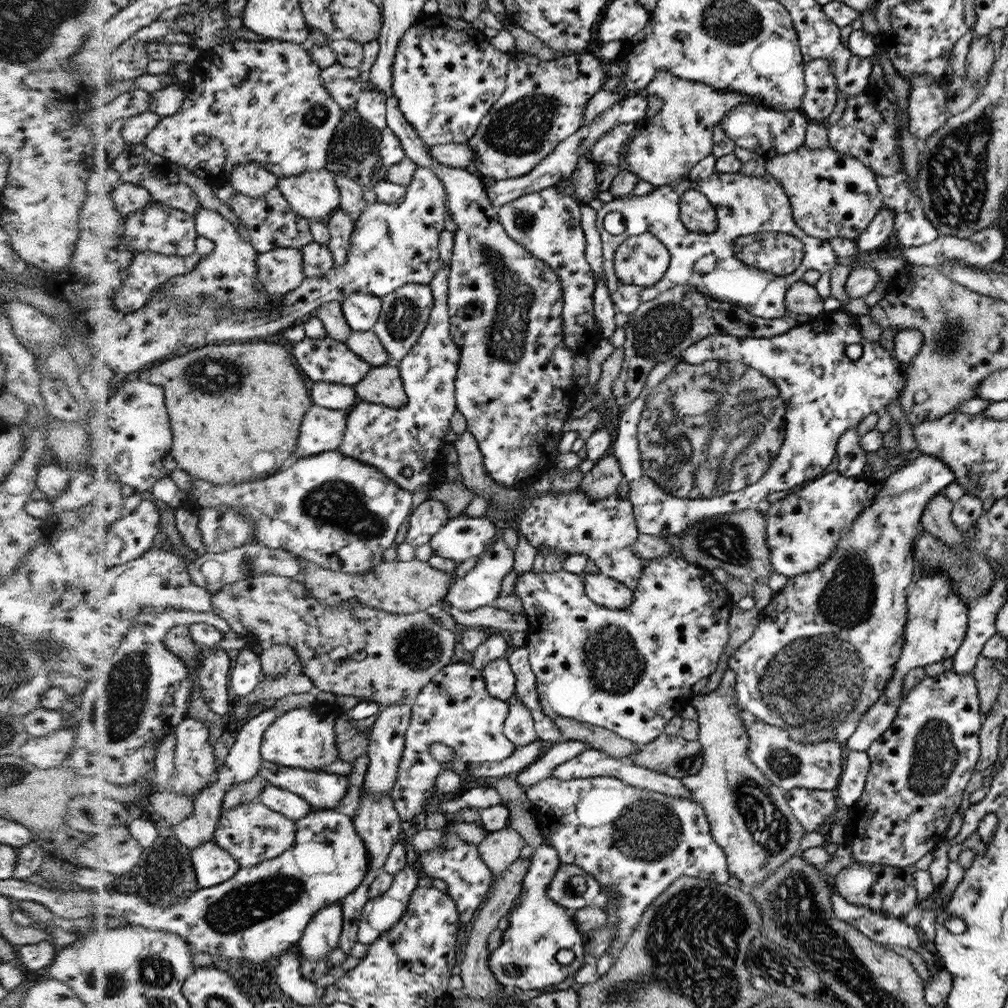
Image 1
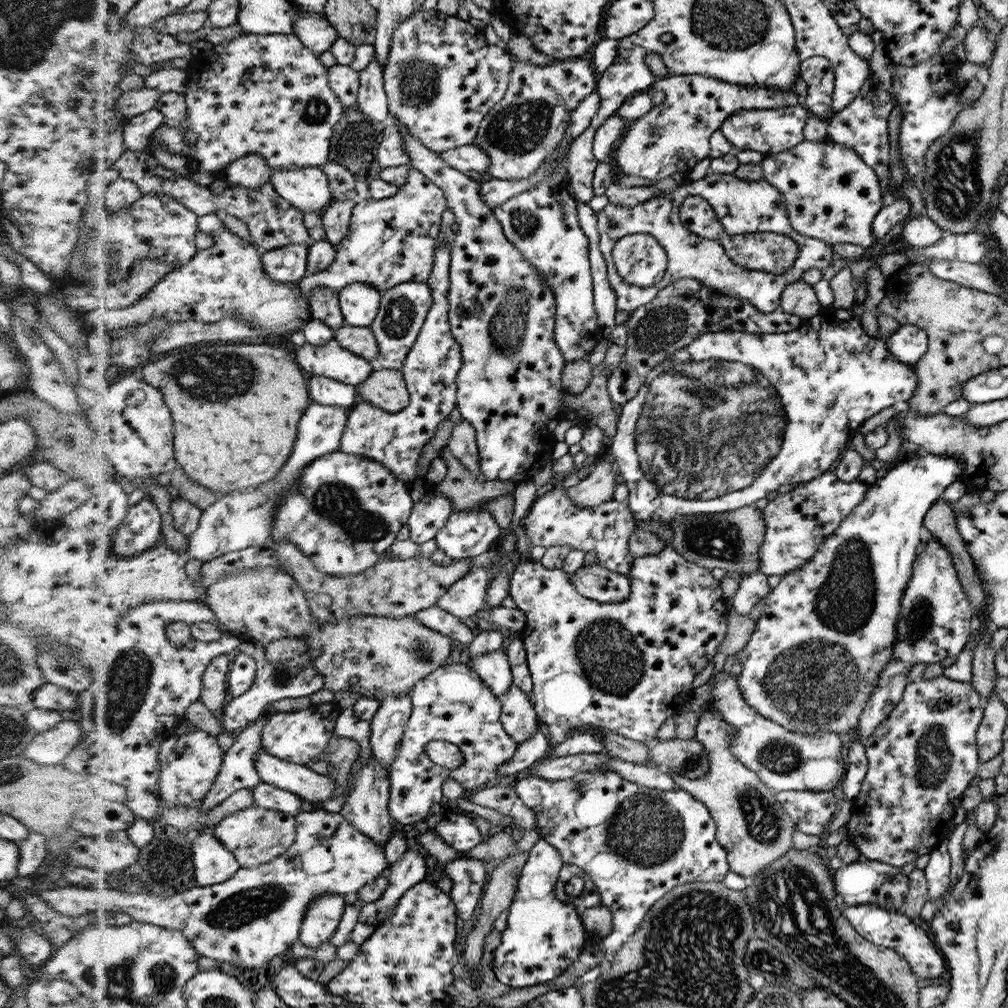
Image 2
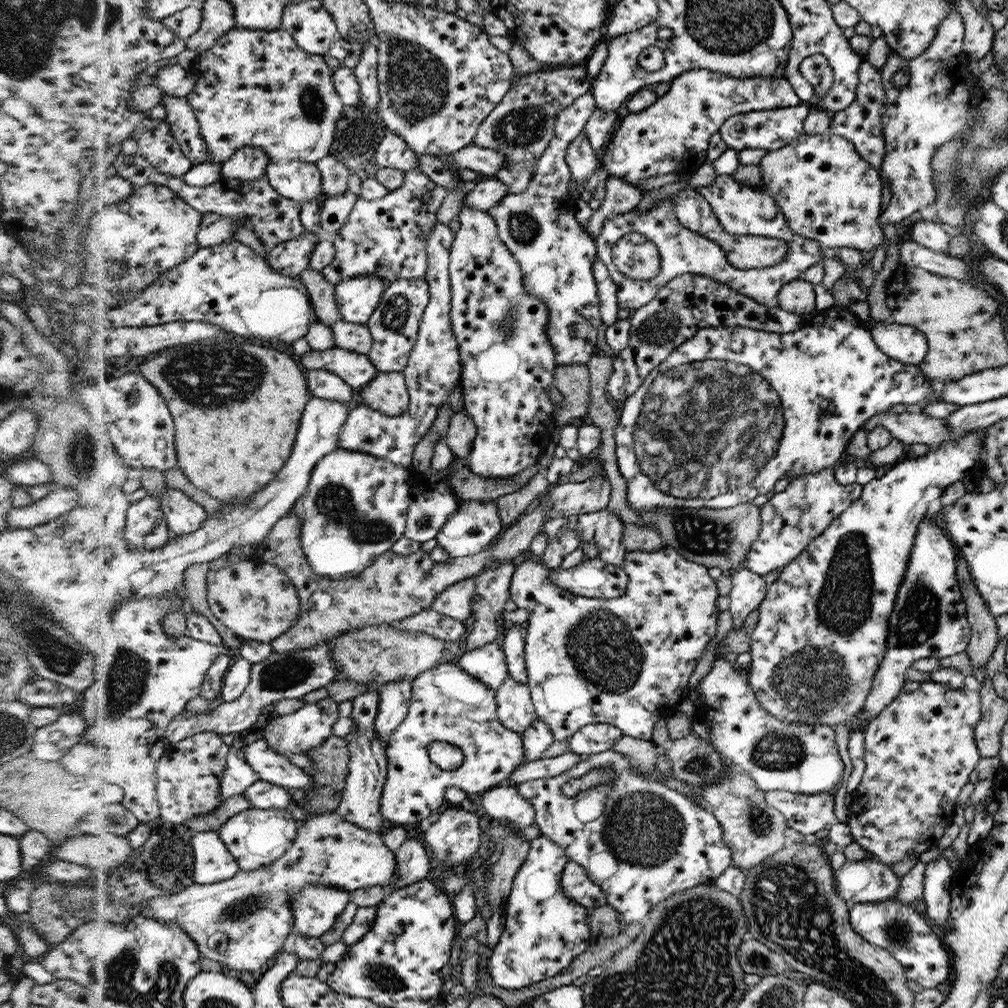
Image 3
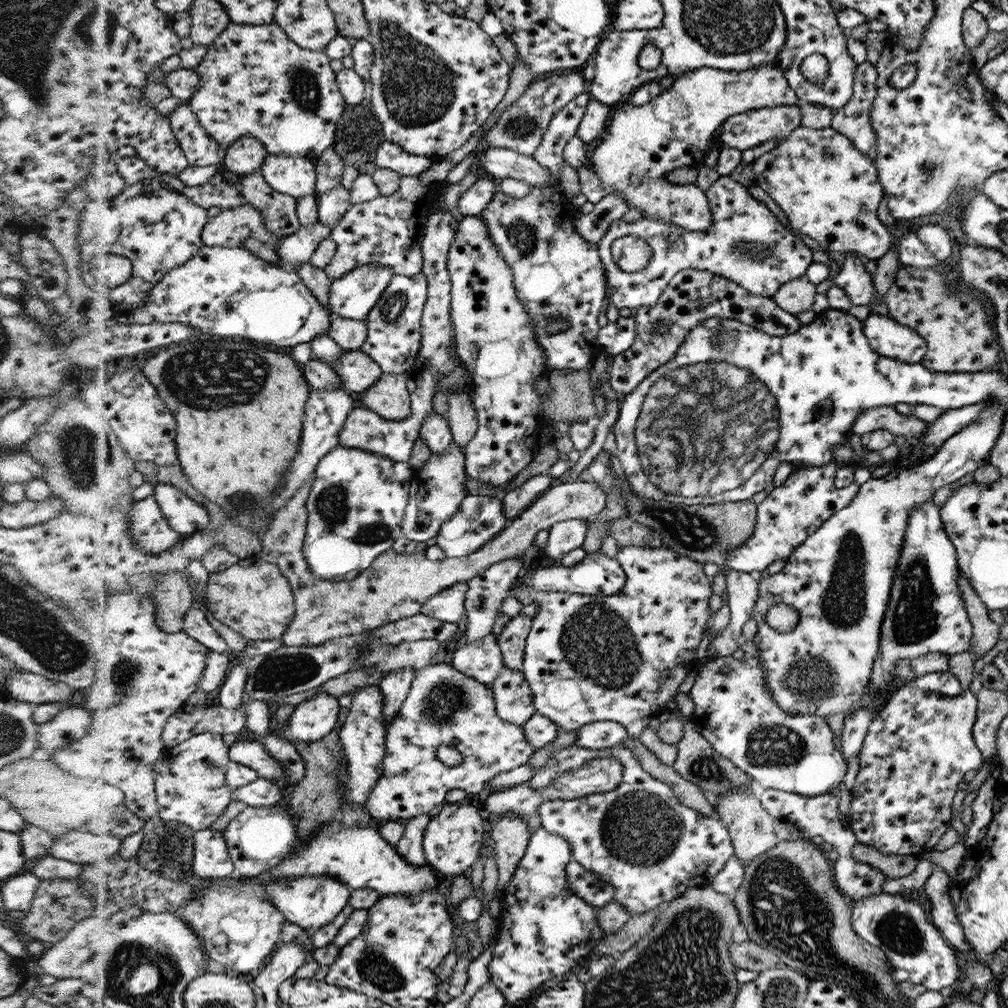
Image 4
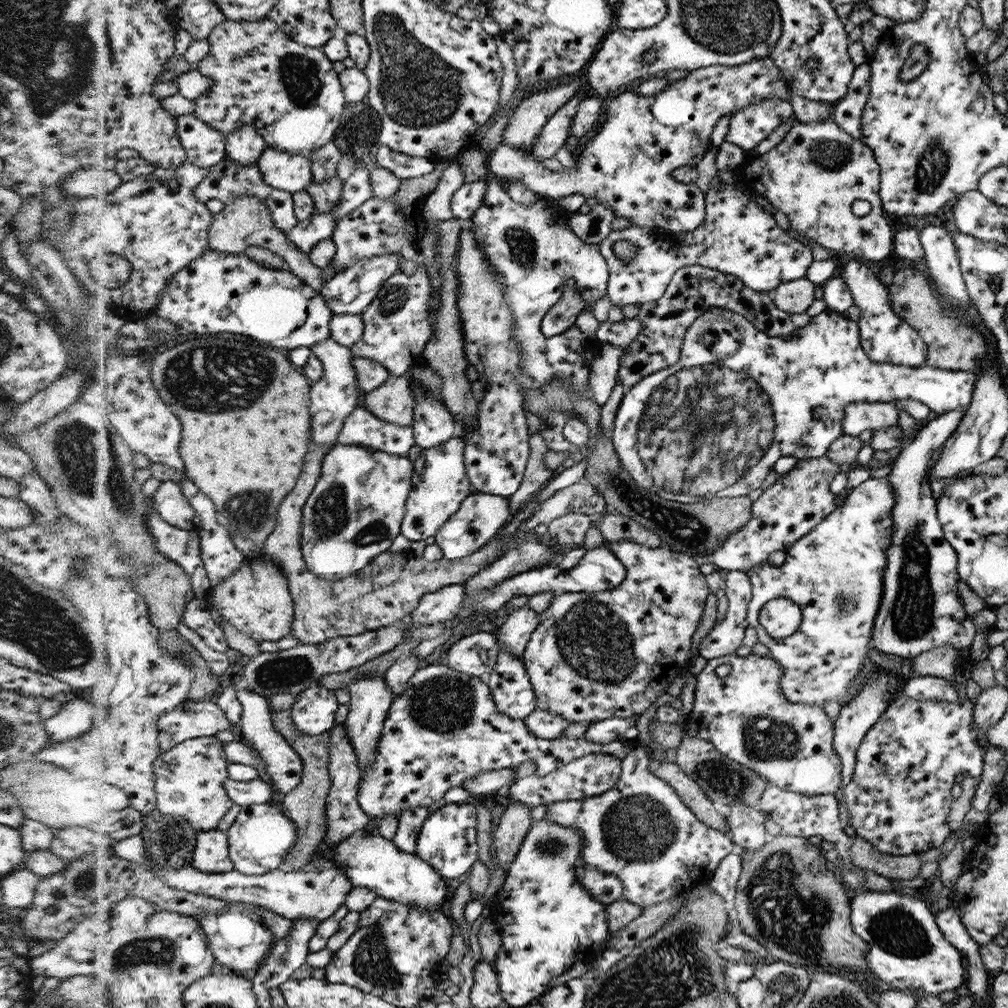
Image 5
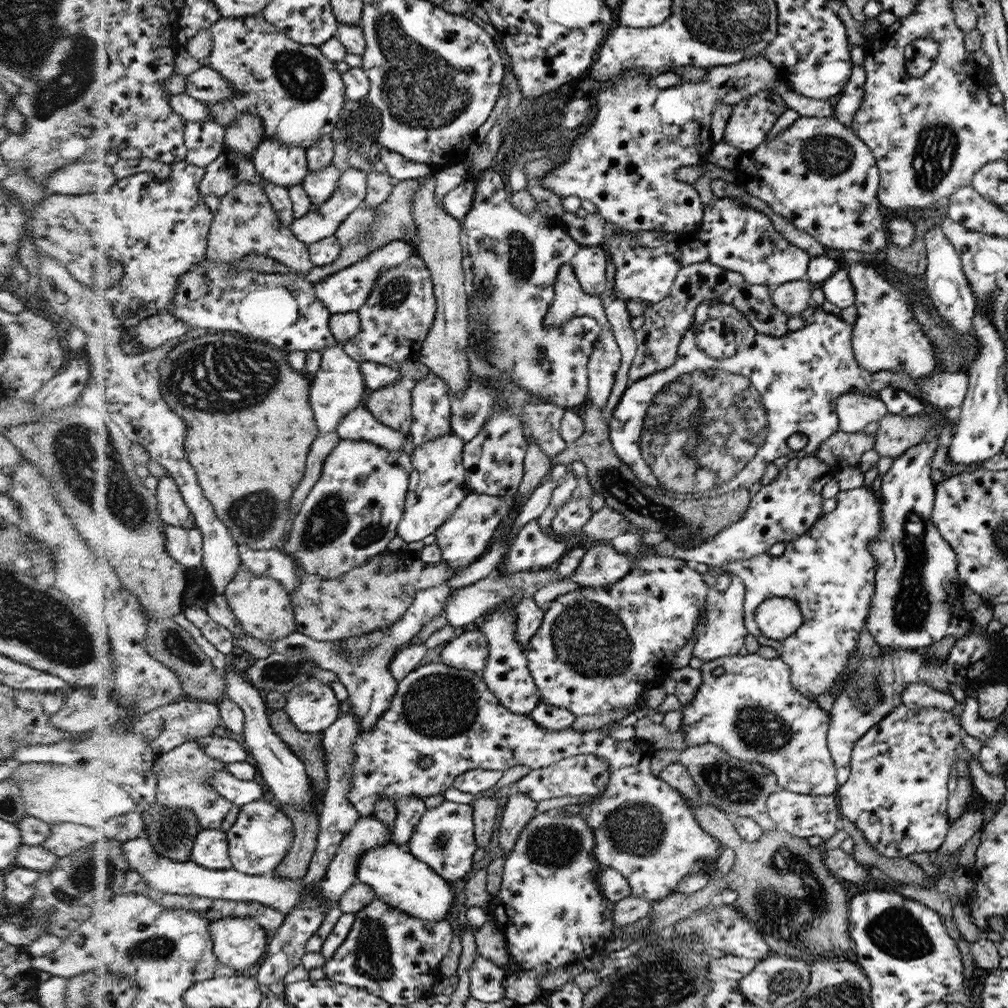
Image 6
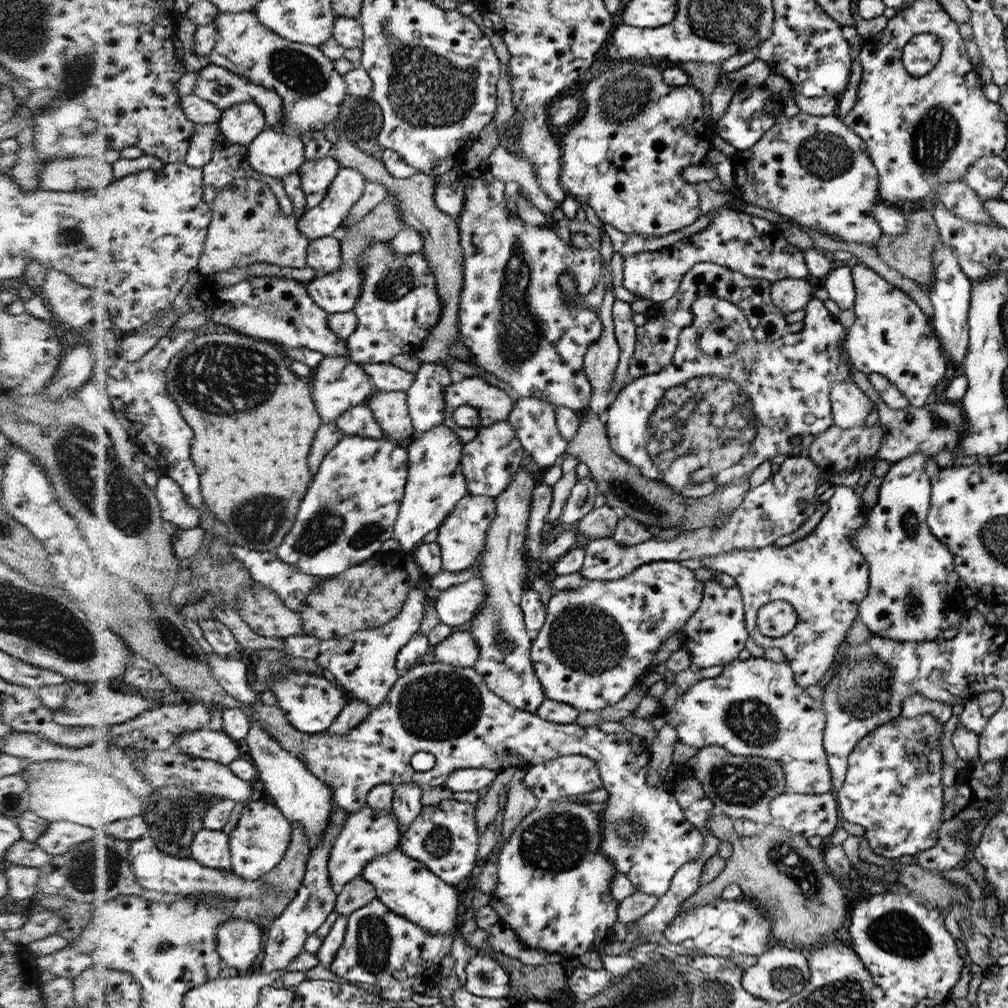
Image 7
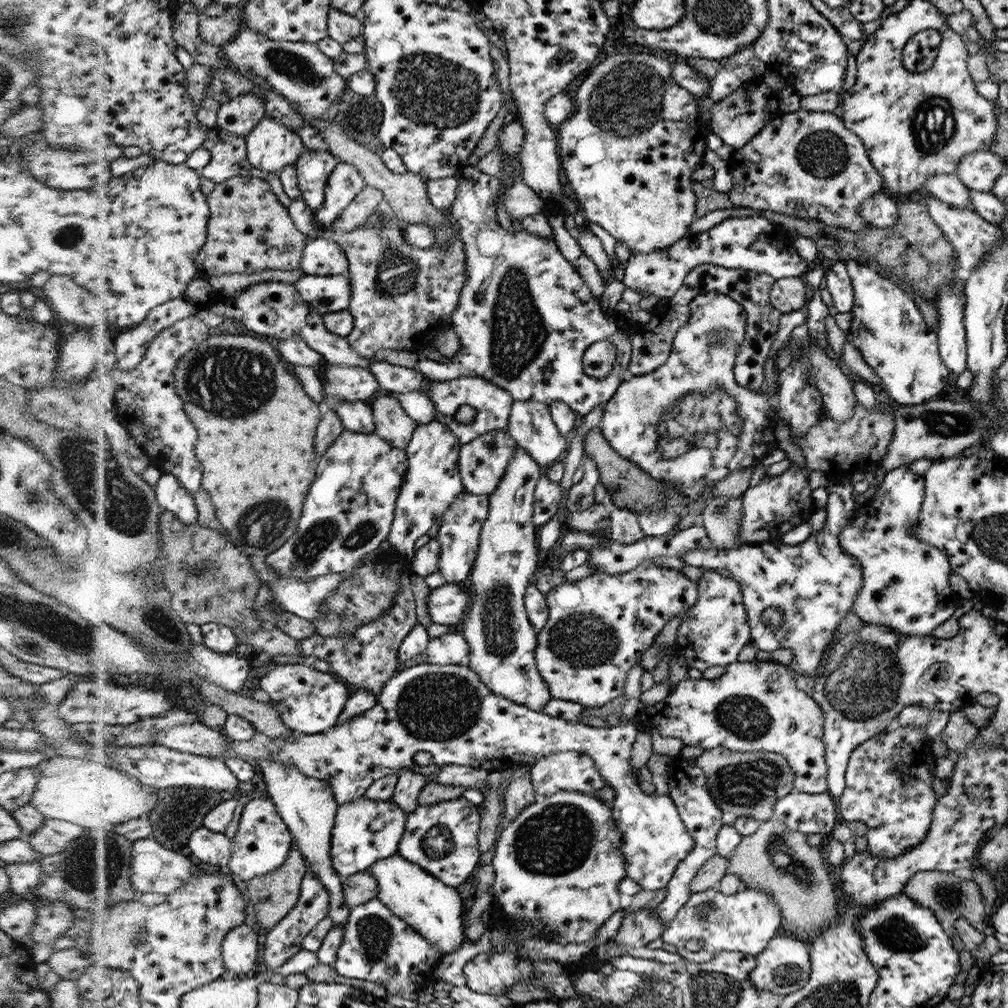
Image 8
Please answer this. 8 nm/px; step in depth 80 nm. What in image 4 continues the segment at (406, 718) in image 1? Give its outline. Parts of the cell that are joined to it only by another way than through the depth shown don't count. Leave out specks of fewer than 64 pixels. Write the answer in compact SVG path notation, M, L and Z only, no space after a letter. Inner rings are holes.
M400 668L385 675L378 685L385 695L384 721L386 727L400 712L402 703L407 699L408 691L411 689L414 675L414 668Z

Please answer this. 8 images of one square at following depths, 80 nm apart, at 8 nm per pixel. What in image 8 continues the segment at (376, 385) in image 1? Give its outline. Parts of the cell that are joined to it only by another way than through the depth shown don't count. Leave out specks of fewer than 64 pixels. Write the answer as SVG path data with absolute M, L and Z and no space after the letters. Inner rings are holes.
M389 393L378 396L372 406L375 407L376 434L393 447L406 450L418 425L415 419L408 417L400 402Z

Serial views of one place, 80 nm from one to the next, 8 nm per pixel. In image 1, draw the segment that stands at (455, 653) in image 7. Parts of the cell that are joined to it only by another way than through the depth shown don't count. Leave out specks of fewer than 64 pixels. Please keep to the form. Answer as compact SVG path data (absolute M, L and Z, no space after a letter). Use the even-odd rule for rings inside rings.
M506 655L493 660L481 672L486 679L487 690L496 698L506 701L516 693L517 678Z

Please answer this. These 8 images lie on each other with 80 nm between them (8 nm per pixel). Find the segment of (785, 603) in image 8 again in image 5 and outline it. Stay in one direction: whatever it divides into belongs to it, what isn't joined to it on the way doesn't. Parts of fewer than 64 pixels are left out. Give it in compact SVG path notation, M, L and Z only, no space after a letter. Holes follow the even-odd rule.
M870 477L860 486L853 488L845 500L830 513L819 525L806 536L796 541L786 554L786 561L781 566L772 566L763 562L755 568L746 570L751 578L753 596L748 606L747 623L754 627L760 643L769 648L769 656L779 662L783 670L781 686L788 702L817 704L823 708L824 702L838 702L846 706L854 698L856 680L862 676L864 660L868 658L871 647L872 627L882 599L883 576L889 562L887 550L895 532L893 508L897 504L897 494L889 480ZM776 598L789 599L802 613L798 630L786 638L777 639L769 635L760 624L759 614L768 601Z

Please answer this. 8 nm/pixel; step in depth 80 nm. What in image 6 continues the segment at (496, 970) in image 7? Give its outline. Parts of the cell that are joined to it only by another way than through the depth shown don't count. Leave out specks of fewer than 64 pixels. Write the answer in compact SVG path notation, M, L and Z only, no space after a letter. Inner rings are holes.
M478 957L469 968L470 996L480 1002L502 1001L506 971L490 959Z

